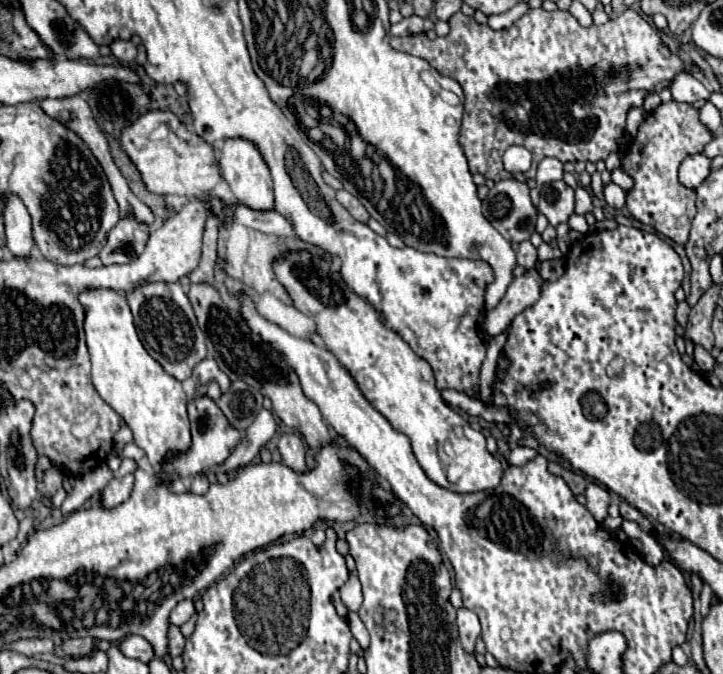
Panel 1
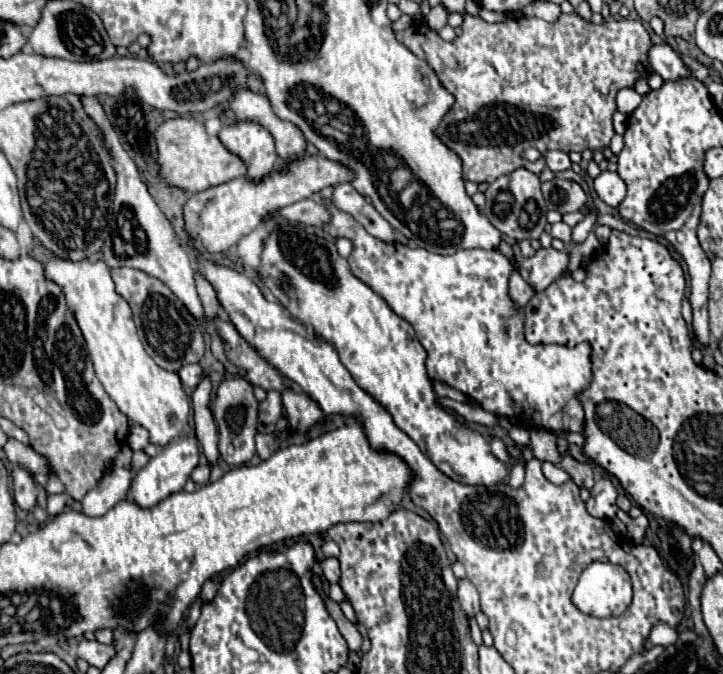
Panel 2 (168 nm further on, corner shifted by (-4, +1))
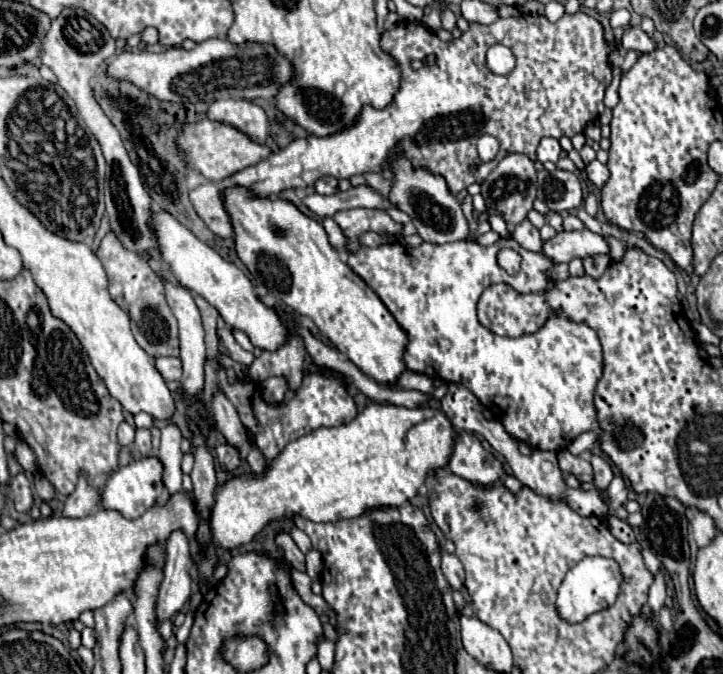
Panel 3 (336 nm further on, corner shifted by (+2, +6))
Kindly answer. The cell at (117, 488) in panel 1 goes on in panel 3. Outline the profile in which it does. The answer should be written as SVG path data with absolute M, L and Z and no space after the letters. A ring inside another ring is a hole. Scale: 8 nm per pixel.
M80 480L76 490L66 498L62 514L66 518L82 518L88 516L92 510L96 510L100 504L100 492L88 486L86 480Z

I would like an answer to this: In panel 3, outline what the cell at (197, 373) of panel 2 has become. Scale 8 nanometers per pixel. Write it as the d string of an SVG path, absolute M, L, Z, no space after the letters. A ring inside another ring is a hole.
M160 356L160 358L154 360L154 366L162 374L164 380L180 380L180 376L182 376L182 362L180 362L180 358L172 358L172 356L164 358L164 356Z

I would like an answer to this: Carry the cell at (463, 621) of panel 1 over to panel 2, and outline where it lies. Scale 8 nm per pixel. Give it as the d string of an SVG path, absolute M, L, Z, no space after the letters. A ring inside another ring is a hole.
M468 579L458 581L458 599L460 599L462 611L464 611L468 617L476 617L476 613L480 613L478 591L476 591L476 587L474 587Z

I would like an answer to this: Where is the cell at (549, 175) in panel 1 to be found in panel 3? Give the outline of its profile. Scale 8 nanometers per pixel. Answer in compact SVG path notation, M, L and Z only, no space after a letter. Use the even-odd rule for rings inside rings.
M542 138L540 140L540 144L538 144L538 150L536 150L536 158L540 160L540 162L556 162L558 158L560 158L560 152L562 152L562 148L560 148L560 144L558 144L558 140L556 138Z

